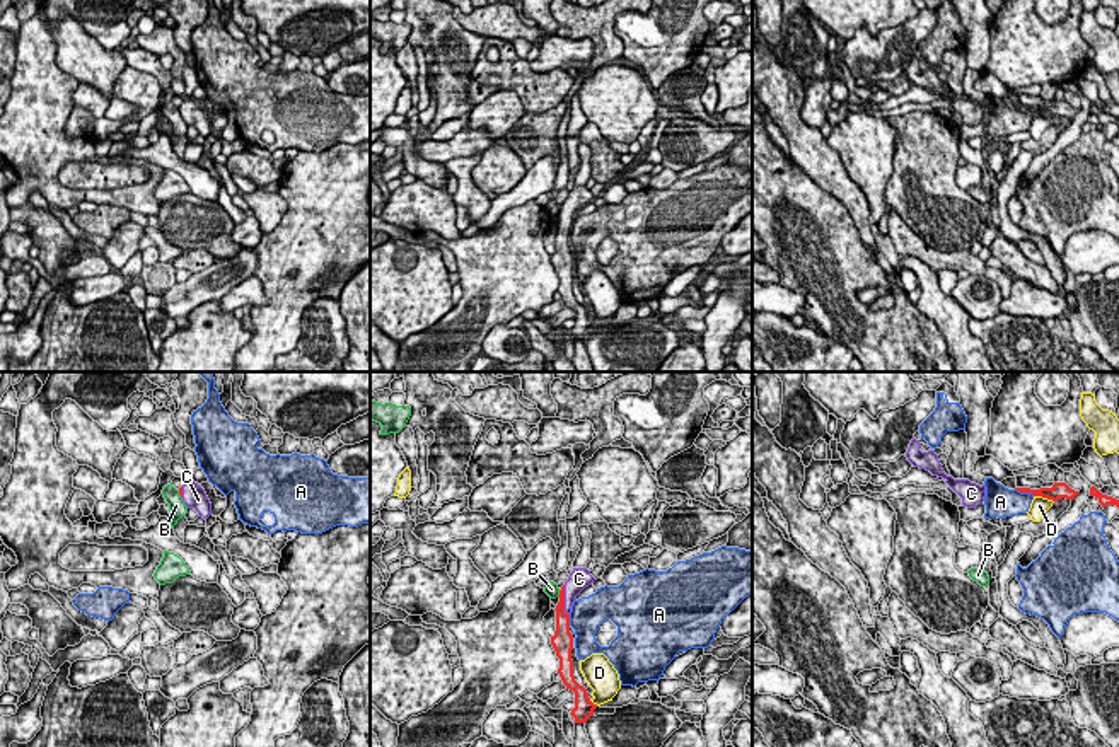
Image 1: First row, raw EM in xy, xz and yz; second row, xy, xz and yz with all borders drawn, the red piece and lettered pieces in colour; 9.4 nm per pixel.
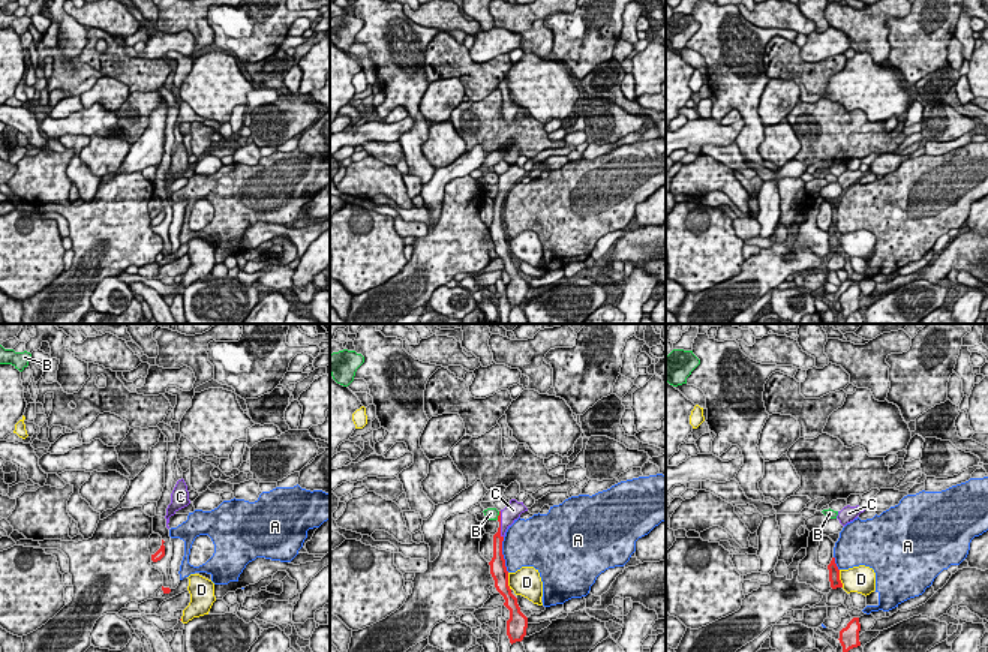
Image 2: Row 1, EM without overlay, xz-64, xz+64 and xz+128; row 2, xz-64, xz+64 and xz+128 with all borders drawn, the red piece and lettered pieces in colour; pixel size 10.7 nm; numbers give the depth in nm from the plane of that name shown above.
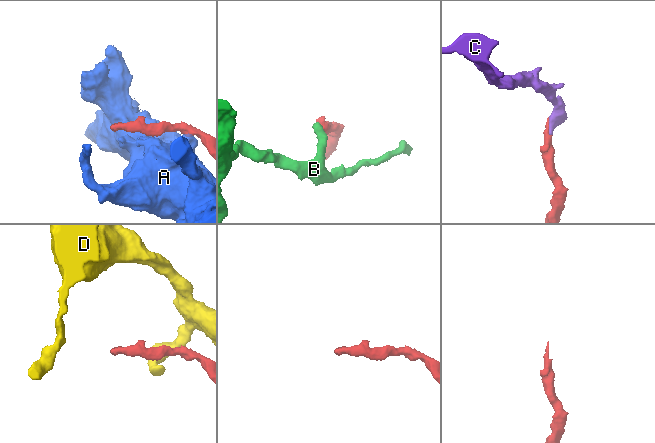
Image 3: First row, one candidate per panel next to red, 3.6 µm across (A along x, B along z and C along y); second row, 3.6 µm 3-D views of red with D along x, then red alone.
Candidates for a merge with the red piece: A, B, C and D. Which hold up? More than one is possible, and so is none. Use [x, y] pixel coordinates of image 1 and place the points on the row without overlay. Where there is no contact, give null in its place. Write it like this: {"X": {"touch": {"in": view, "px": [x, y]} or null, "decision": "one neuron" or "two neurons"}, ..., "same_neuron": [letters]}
{"A": {"touch": {"in": "yz", "px": [1026, 110]}, "decision": "two neurons"}, "B": {"touch": {"in": "xz", "px": [560, 212]}, "decision": "two neurons"}, "C": {"touch": {"in": "xz", "px": [563, 219]}, "decision": "one neuron"}, "D": {"touch": {"in": "yz", "px": [1044, 115]}, "decision": "two neurons"}, "same_neuron": ["C"]}

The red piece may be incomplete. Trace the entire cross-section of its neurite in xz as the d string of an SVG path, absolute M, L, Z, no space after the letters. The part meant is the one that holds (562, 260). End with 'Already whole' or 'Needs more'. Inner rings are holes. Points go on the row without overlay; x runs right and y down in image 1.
M573 186L568 198L560 208L560 220L554 227L556 249L551 254L551 263L556 269L556 275L560 276L560 295L566 307L575 310L575 326L570 331L575 336L575 341L587 341L587 338L594 334L594 327L597 326L597 322L590 319L587 307L575 298L571 278L573 252L570 251L571 223L577 218L577 213L585 205L592 203L594 198L595 196L590 193L587 186Z. Needs more

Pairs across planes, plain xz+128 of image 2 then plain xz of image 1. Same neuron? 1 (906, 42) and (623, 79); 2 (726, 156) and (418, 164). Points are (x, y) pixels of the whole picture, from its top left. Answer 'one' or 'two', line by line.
1: two
2: one

